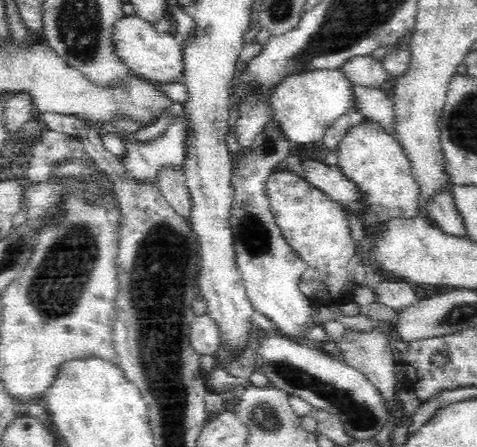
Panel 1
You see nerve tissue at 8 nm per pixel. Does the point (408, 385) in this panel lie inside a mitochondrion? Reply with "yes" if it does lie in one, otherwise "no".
no

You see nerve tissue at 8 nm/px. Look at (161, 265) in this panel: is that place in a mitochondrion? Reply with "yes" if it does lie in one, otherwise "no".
yes

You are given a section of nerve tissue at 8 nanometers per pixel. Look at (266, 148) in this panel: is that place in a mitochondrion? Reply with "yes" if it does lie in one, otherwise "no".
yes

